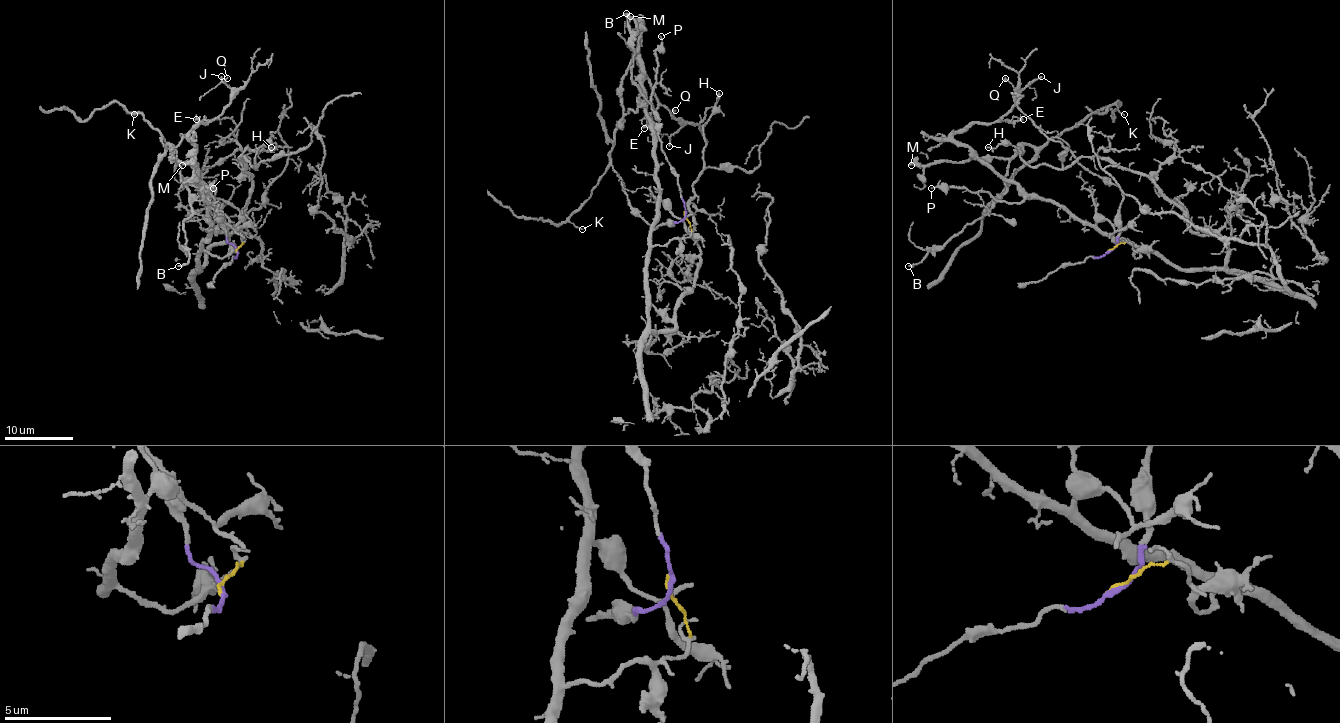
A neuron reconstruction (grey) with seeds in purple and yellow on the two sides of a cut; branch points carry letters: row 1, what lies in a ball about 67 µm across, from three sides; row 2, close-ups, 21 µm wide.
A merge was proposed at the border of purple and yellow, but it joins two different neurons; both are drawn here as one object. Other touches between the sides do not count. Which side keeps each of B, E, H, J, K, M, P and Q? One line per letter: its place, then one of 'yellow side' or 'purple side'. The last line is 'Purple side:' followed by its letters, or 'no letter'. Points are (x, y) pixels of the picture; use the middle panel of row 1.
B: (626, 13) | purple side
E: (644, 128) | yellow side
H: (719, 93) | yellow side
J: (669, 146) | yellow side
K: (582, 229) | purple side
M: (630, 16) | purple side
P: (661, 36) | yellow side
Q: (675, 110) | yellow side
Purple side: B, K, M

